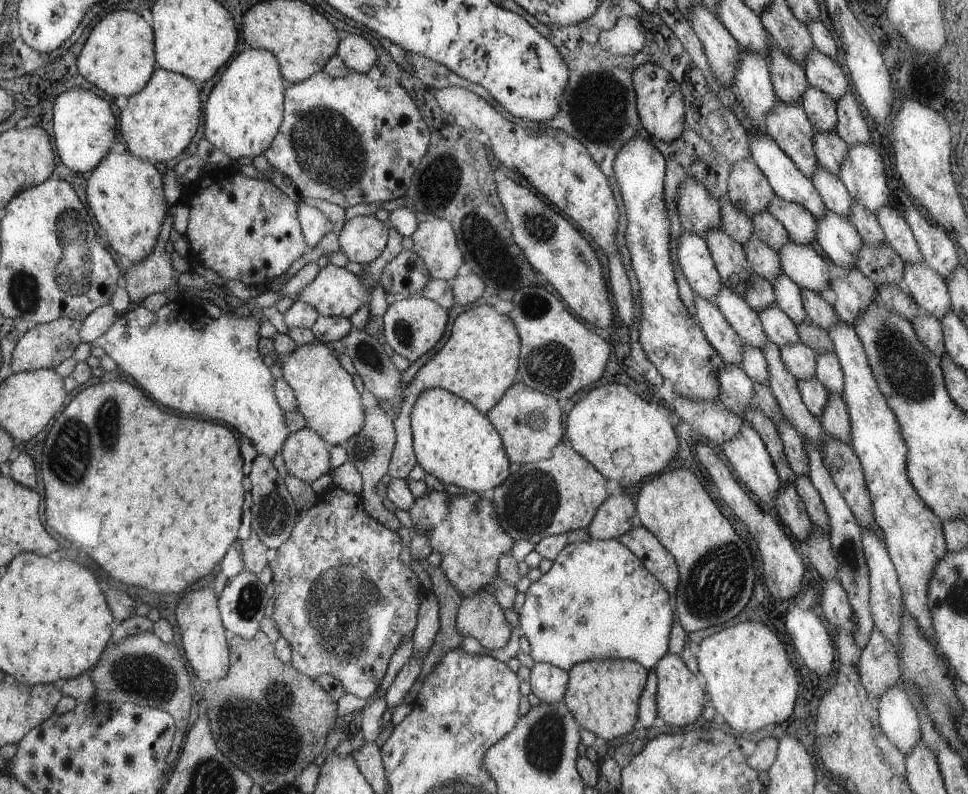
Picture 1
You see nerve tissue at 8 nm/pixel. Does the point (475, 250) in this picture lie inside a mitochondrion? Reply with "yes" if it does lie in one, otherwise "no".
no

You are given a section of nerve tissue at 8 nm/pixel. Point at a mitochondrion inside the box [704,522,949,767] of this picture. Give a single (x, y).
(848, 553)

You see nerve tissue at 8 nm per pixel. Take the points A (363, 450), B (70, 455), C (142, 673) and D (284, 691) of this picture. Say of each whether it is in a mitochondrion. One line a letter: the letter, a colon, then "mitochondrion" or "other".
A: mitochondrion
B: mitochondrion
C: mitochondrion
D: other

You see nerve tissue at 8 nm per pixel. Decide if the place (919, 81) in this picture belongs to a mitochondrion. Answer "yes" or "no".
no

